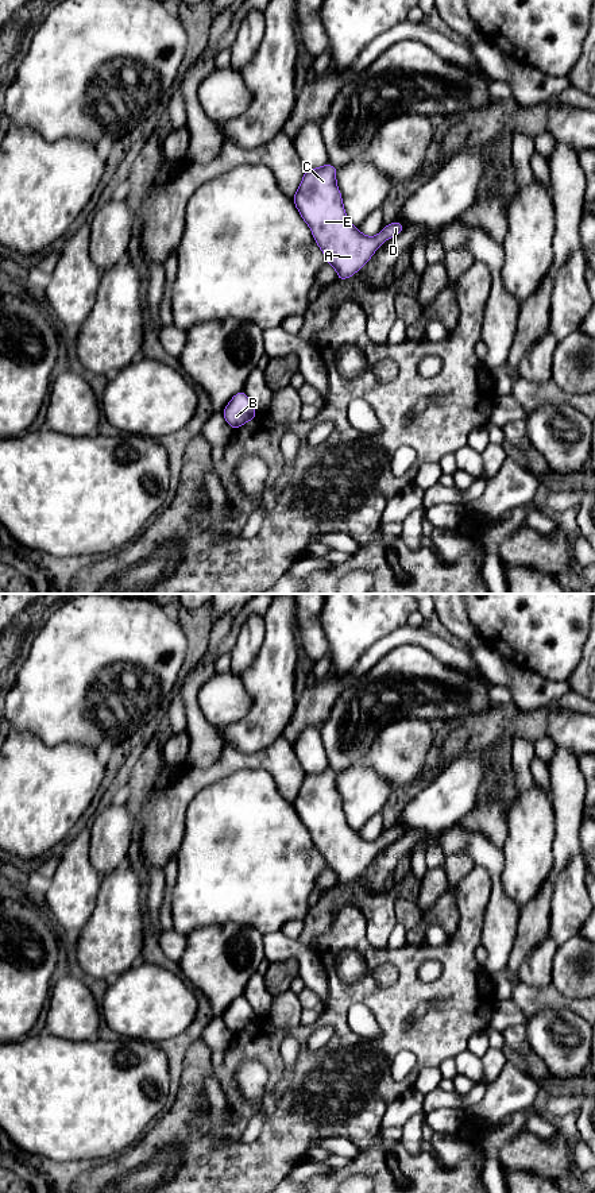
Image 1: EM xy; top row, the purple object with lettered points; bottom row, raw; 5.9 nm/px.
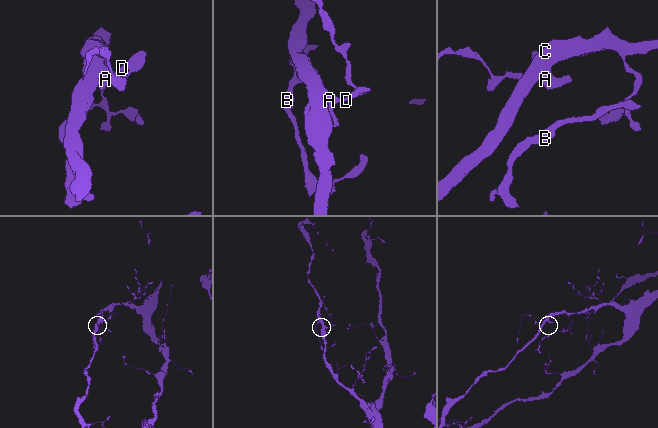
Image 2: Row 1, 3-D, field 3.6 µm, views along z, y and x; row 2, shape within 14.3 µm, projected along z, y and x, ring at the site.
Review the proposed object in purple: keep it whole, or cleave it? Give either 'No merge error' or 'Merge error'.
No merge error

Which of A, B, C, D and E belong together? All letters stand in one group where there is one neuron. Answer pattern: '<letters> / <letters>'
A B C D E

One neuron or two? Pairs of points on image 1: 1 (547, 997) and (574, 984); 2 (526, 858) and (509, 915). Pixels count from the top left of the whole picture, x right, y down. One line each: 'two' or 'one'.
1: two
2: two

